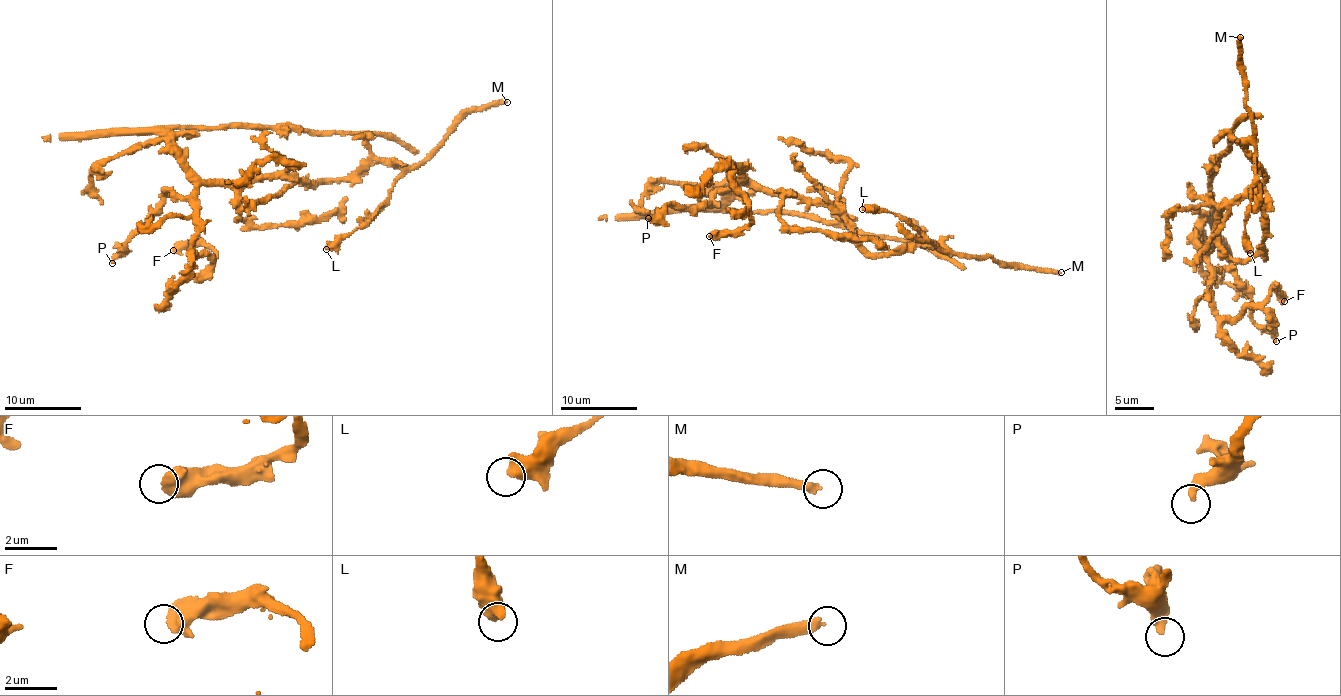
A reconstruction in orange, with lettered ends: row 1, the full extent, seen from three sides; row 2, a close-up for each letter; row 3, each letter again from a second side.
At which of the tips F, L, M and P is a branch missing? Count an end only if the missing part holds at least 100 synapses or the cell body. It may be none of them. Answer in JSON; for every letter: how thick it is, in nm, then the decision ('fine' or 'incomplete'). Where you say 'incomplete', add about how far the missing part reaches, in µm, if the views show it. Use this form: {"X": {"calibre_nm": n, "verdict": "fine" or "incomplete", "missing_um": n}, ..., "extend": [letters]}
{"F": {"calibre_nm": 480, "verdict": "fine"}, "L": {"calibre_nm": 550, "verdict": "fine"}, "M": {"calibre_nm": 320, "verdict": "incomplete", "missing_um": 80}, "P": {"calibre_nm": 380, "verdict": "fine"}, "extend": ["M"]}

